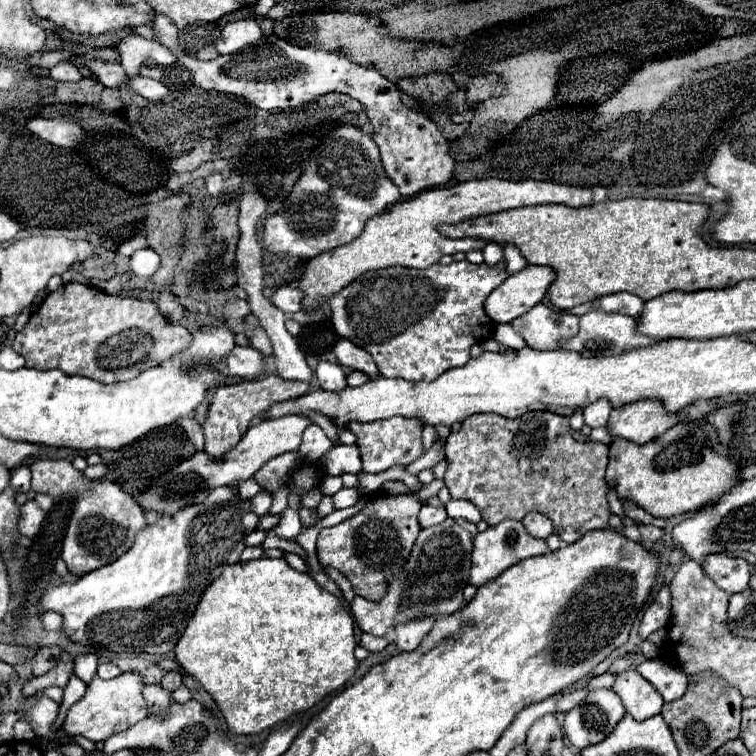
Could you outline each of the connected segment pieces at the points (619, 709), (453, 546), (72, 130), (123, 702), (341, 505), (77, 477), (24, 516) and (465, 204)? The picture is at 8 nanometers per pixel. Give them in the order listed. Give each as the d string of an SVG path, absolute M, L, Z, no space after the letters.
M595 689L589 693L585 703L573 707L565 715L565 733L575 749L601 743L621 721L625 707L617 693L611 689Z
M447 517L445 523L433 525L429 529L421 529L403 571L391 575L385 597L379 603L367 601L363 597L353 599L351 611L357 625L365 633L371 633L375 637L385 637L387 631L393 629L395 625L423 617L451 615L457 609L461 609L465 605L463 589L469 581L475 535L477 535L477 527L473 523L451 517Z
M57 117L57 119L29 119L27 129L35 133L37 137L49 141L57 147L75 147L81 137L83 129L69 117Z
M123 673L109 681L99 679L96 674L93 681L87 685L85 695L69 709L65 717L65 733L69 737L83 735L97 743L97 741L109 739L115 733L129 729L137 721L145 719L149 713L141 691L143 691L143 681L141 681L141 675L137 673Z
M341 489L339 493L333 495L333 503L335 509L345 509L345 507L353 507L359 501L359 491L357 489Z
M37 459L31 463L31 471L31 489L35 493L47 493L53 499L71 497L75 501L71 523L67 527L61 551L61 557L73 575L85 575L85 571L93 571L113 563L117 557L129 551L137 531L147 527L145 513L139 503L111 481L91 481L69 461Z
M29 499L21 507L21 517L19 517L19 533L25 537L35 537L41 529L41 523L45 519L45 511L37 505L35 499Z
M481 179L457 183L453 187L439 187L421 191L415 197L395 203L385 209L385 213L375 215L363 229L363 235L353 239L347 245L341 245L333 251L325 251L303 263L297 275L297 289L303 291L303 309L319 309L335 291L341 291L353 283L365 271L377 271L385 267L415 267L427 269L443 255L453 255L457 251L483 249L487 243L483 239L449 239L437 231L439 223L459 223L461 219L471 219L477 215L491 215L515 207L539 205L539 203L567 203L571 207L591 205L591 189L561 185L551 181L503 181L503 179Z

